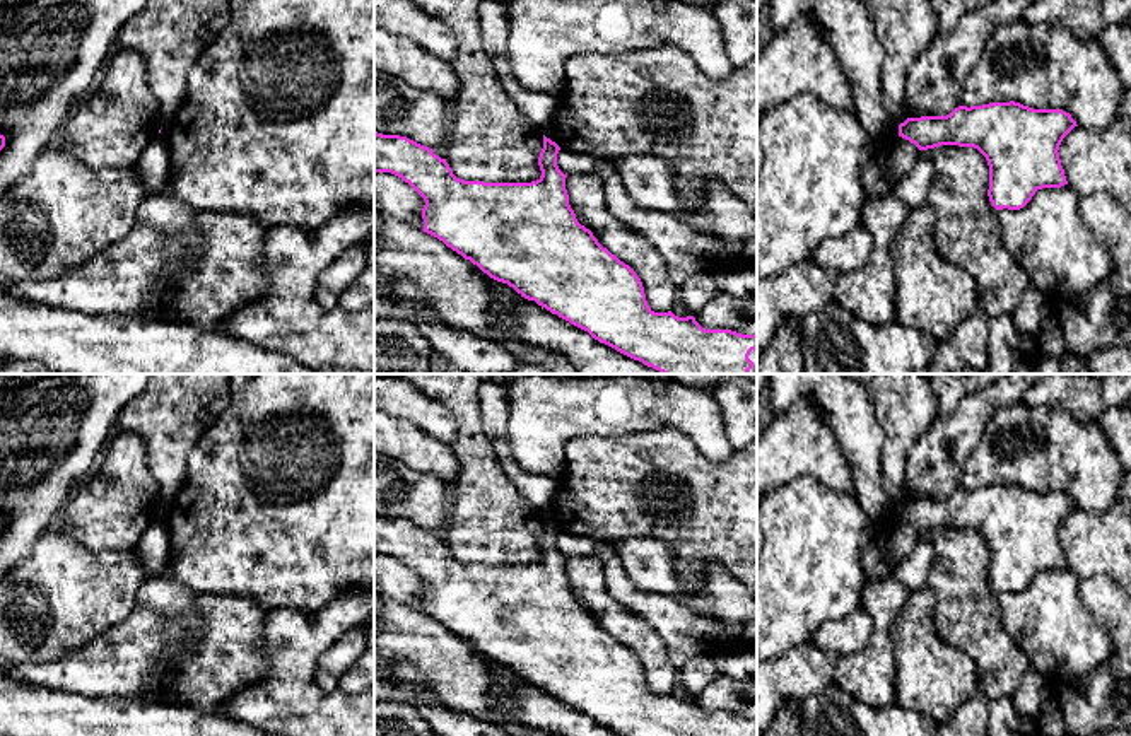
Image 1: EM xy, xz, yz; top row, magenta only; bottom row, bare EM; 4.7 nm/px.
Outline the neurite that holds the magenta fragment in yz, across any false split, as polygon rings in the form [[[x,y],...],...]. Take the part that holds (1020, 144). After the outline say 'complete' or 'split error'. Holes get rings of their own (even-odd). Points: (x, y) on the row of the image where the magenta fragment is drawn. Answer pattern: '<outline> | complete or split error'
[[[989,102],[982,106],[958,106],[946,116],[907,118],[899,125],[899,137],[914,143],[919,150],[940,145],[974,147],[987,161],[987,196],[996,210],[1023,208],[1037,190],[1061,188],[1068,184],[1059,159],[1063,138],[1078,126],[1063,109],[1034,109],[1020,102]]] | complete

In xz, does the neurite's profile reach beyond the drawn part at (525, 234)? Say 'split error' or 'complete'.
split error

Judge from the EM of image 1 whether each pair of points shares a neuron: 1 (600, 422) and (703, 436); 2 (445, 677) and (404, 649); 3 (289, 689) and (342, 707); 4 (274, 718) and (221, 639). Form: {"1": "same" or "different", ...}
{"1": "same", "2": "same", "3": "same", "4": "different"}

